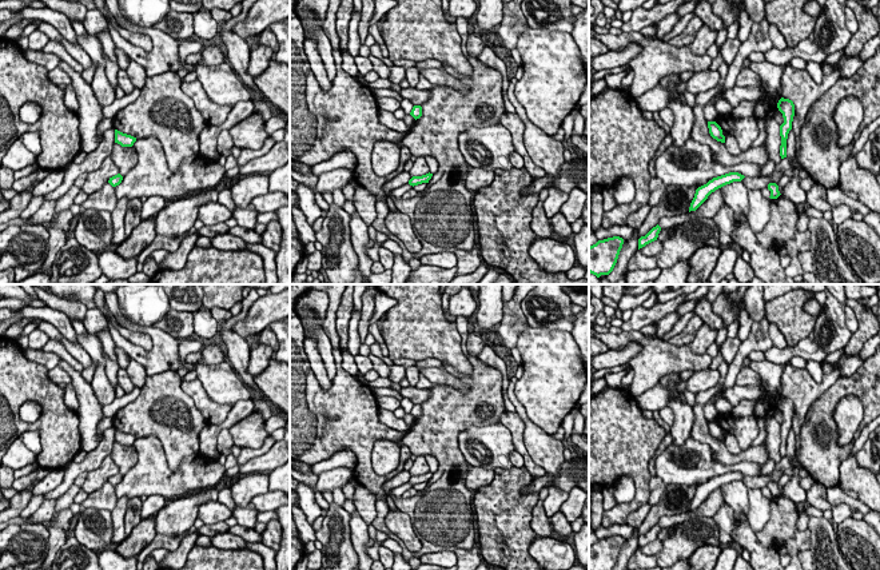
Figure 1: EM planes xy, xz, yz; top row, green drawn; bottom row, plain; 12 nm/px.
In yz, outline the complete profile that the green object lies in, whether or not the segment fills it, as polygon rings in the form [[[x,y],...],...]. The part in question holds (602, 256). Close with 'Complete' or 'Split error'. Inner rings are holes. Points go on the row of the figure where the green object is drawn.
[[[620,236],[598,240],[589,247],[589,272],[600,278],[609,275],[618,259],[624,239]]]. Complete

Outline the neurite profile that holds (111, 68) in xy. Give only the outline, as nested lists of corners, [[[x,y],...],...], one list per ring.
[[[105,53],[103,55],[104,60],[105,60],[105,76],[111,84],[111,87],[115,89],[118,87],[118,72],[120,69],[120,67],[118,65],[118,63],[114,63]]]

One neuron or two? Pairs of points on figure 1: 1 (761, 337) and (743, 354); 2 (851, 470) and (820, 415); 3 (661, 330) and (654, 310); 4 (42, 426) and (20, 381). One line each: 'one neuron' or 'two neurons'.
1: one neuron
2: two neurons
3: two neurons
4: one neuron

